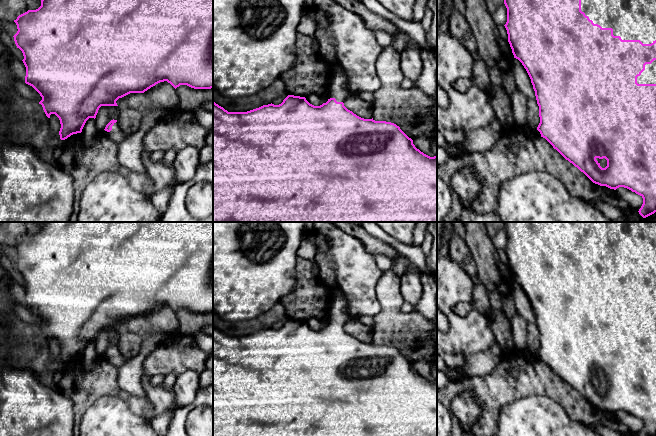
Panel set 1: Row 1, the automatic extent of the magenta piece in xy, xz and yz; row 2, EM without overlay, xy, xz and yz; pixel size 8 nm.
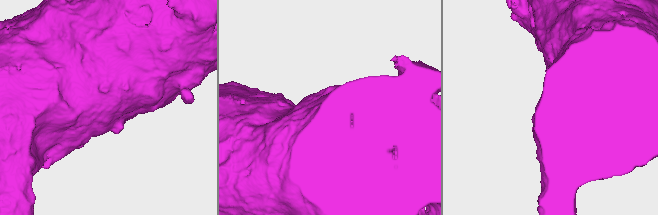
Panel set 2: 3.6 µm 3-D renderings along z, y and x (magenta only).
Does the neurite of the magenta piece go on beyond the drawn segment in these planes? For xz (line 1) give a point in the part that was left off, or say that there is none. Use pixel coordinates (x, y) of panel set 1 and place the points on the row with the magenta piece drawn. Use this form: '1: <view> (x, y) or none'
1: xz (338, 88)

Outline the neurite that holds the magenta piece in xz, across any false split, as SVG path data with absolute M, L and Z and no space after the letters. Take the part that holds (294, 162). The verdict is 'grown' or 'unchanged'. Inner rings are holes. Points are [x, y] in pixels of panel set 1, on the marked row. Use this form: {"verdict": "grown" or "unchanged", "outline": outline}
{"verdict": "grown", "outline": "M335 66L328 88L328 101L320 106L310 104L305 97L288 95L279 105L271 103L247 112L228 112L213 101L213 222L437 222L437 156L430 157L417 149L413 140L396 124L364 119L348 110L343 102L350 94L345 72Z"}

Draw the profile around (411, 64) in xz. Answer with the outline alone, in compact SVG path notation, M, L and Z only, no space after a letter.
M406 46L401 53L401 70L404 78L415 82L422 72L421 49L419 46Z

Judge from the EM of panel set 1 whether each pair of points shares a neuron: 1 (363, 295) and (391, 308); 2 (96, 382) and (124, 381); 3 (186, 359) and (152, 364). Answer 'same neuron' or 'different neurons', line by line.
1: different neurons
2: different neurons
3: same neuron

